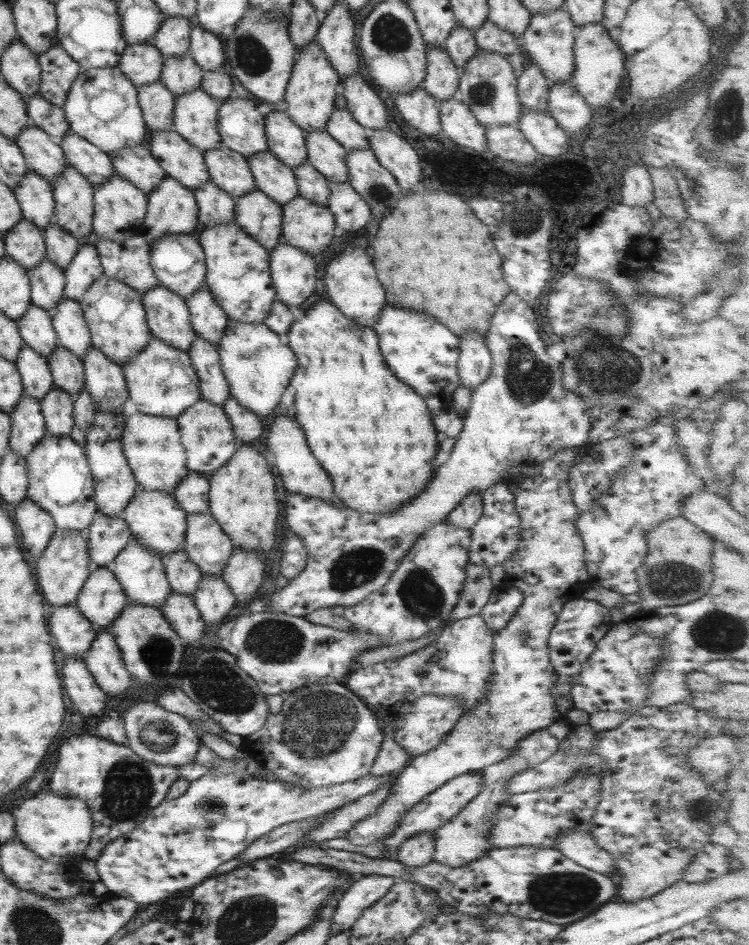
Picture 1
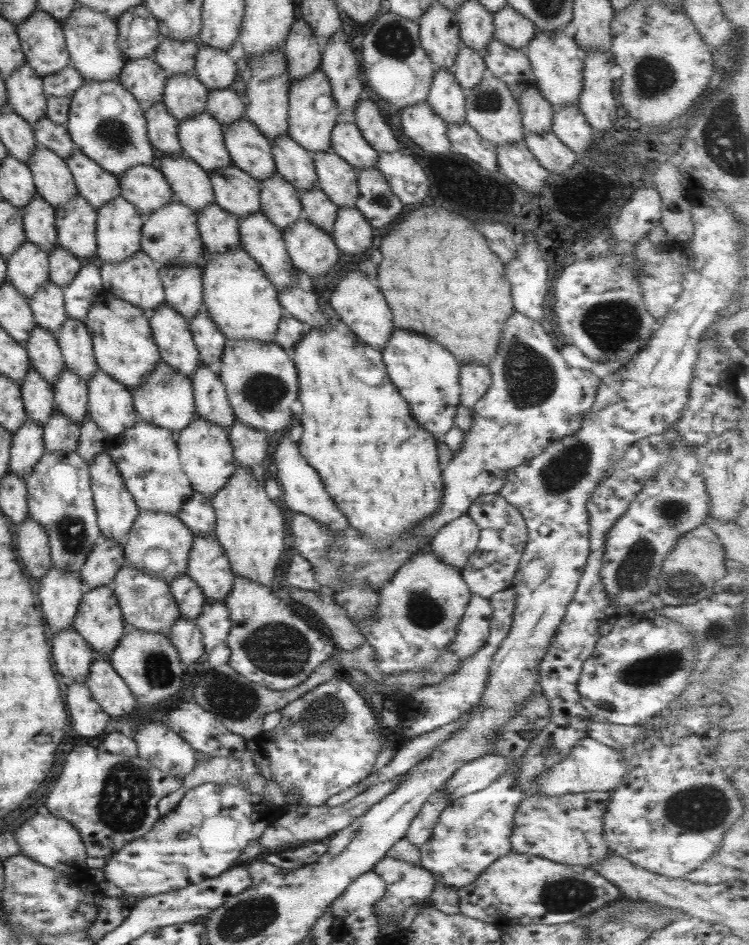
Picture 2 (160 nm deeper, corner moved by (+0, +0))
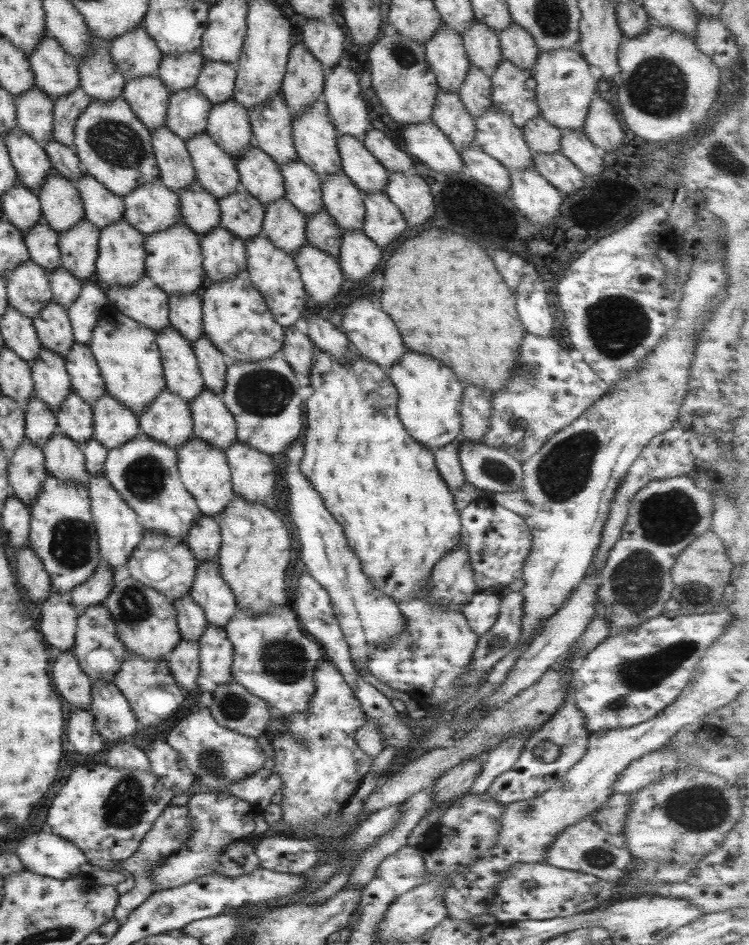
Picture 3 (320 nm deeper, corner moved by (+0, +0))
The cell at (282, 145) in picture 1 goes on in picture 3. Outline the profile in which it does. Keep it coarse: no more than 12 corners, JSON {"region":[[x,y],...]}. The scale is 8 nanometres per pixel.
{"region":[[298,158],[278,167],[285,199],[305,217],[323,209],[321,178]]}

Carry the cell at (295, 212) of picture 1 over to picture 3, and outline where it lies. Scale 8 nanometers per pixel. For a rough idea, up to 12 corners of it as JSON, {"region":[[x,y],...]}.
{"region":[[305,242],[293,257],[311,302],[327,304],[344,274]]}

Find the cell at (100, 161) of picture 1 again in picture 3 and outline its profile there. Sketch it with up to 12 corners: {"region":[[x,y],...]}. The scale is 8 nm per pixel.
{"region":[[87,172],[74,183],[84,218],[101,230],[122,218],[122,198]]}

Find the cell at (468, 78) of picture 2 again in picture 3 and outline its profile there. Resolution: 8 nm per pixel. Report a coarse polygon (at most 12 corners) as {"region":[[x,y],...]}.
{"region":[[470,64],[457,96],[473,120],[490,106],[490,77]]}

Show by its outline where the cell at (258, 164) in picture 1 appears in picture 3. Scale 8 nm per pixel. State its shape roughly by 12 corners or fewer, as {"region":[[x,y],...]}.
{"region":[[283,196],[264,206],[259,235],[293,259],[305,217]]}

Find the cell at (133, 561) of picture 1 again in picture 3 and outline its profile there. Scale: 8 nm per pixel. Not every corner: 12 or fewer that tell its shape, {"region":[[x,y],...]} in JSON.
{"region":[[131,577],[100,604],[126,653],[179,642],[171,599]]}

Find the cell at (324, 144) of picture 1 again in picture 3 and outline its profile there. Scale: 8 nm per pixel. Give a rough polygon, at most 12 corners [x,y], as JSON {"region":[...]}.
{"region":[[343,172],[323,175],[323,210],[360,230],[365,193]]}

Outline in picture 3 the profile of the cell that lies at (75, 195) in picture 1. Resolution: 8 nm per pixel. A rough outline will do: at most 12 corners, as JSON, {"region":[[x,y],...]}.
{"region":[[86,218],[59,233],[60,267],[94,278],[98,228]]}

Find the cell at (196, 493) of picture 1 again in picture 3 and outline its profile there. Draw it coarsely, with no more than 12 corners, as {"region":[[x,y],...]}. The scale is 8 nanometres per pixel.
{"region":[[200,514],[187,547],[197,563],[214,560],[220,547],[215,516]]}

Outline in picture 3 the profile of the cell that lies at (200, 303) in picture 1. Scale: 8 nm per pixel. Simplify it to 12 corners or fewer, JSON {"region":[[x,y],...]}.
{"region":[[204,334],[190,345],[204,388],[220,396],[226,356]]}

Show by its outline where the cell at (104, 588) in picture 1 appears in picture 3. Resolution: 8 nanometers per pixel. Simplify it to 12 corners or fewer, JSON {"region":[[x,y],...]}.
{"region":[[102,604],[77,617],[73,654],[89,679],[111,682],[119,666],[95,672],[87,656],[107,650],[123,663],[125,647]]}

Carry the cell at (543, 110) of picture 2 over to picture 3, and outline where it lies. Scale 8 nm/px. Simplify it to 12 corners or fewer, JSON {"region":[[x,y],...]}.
{"region":[[540,116],[521,131],[532,153],[560,149],[561,130]]}

